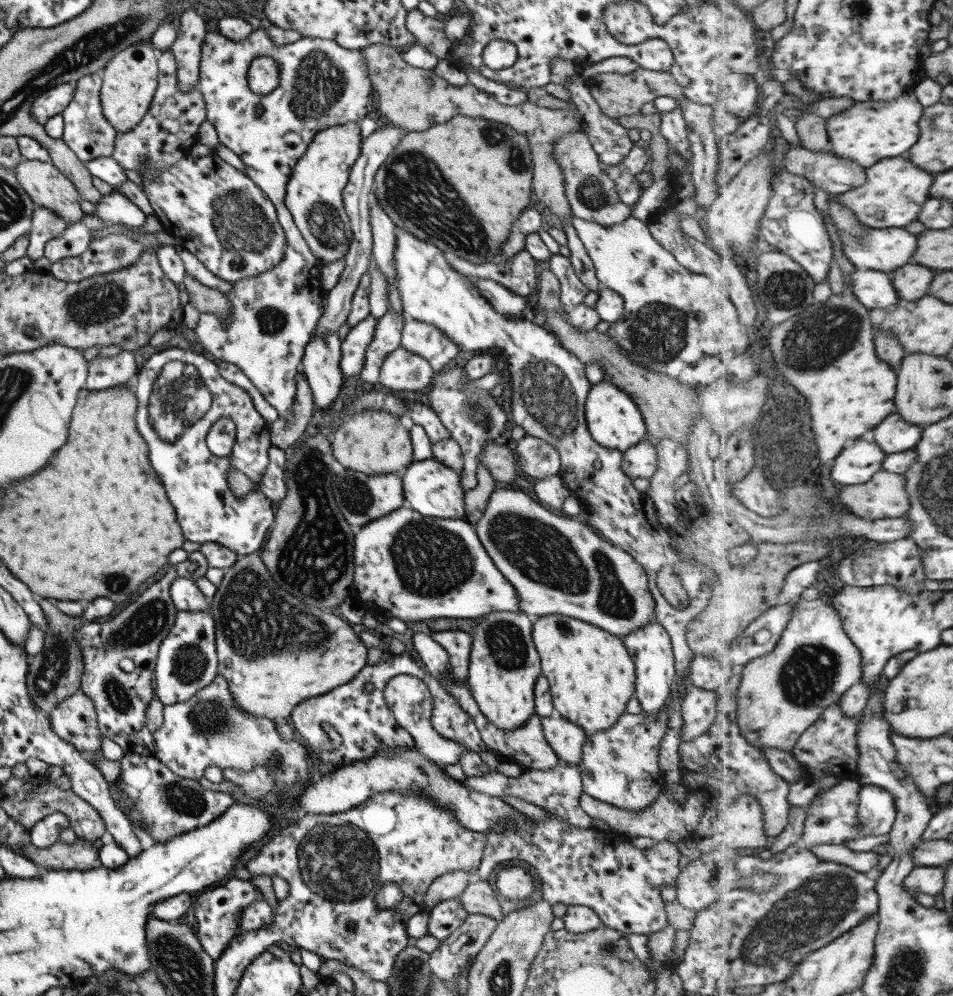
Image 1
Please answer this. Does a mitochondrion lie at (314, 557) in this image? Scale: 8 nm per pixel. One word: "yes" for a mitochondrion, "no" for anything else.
yes

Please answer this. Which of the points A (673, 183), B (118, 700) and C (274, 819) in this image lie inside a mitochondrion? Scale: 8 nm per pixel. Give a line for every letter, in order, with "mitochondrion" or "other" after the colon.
A: other
B: mitochondrion
C: other

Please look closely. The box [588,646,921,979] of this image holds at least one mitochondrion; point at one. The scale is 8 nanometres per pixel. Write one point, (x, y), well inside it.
(814, 909)

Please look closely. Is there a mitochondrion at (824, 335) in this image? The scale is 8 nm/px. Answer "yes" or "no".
yes

